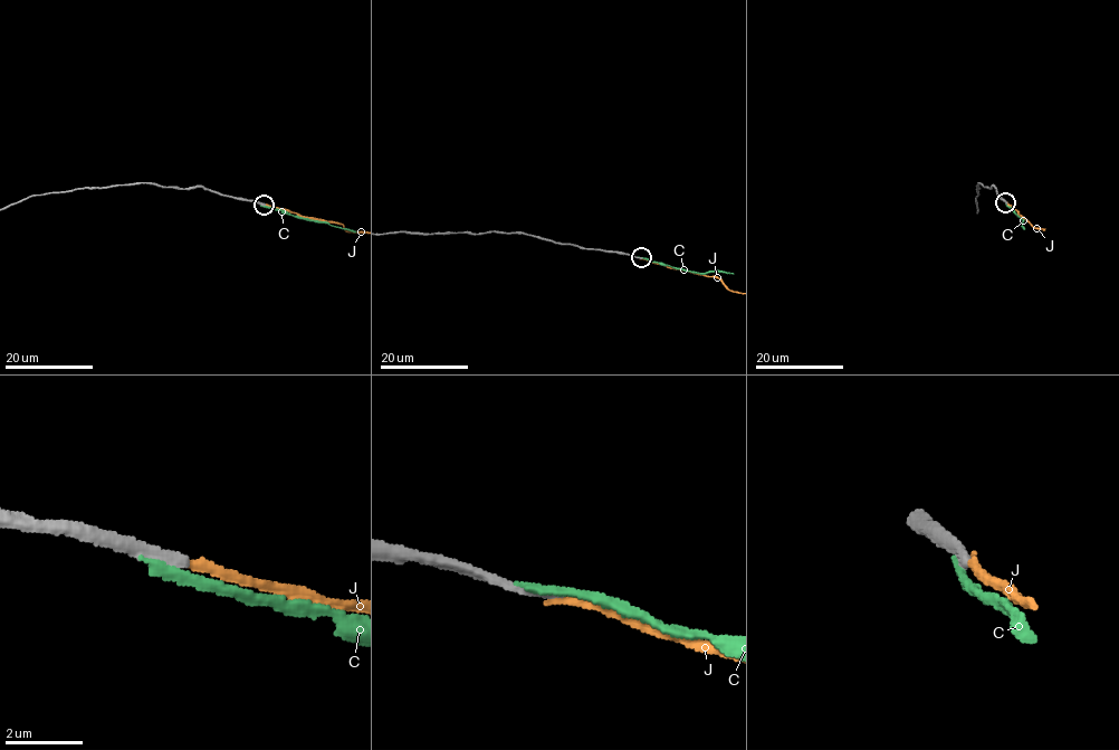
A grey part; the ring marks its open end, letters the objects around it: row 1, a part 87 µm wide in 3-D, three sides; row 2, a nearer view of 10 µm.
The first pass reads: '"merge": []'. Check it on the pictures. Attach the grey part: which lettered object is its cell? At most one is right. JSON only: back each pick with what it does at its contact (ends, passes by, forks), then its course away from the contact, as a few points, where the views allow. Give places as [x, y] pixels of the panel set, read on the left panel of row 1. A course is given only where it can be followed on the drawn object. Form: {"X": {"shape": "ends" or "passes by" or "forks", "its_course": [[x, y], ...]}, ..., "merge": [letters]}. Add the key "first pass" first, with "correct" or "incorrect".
{"first pass": "correct", "merge": []}

